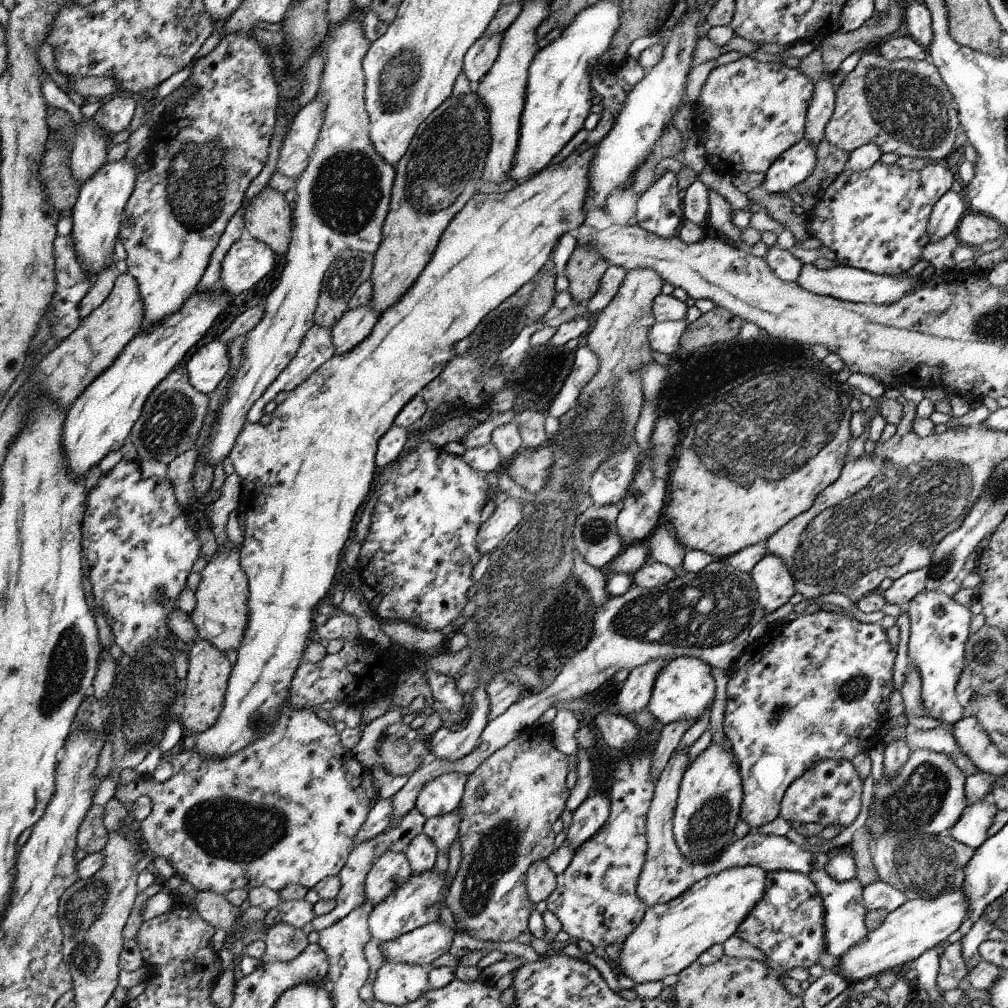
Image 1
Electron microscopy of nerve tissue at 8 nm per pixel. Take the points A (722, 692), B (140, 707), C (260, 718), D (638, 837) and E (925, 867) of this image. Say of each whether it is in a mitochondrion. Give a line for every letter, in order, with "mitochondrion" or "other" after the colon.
A: other
B: mitochondrion
C: mitochondrion
D: other
E: mitochondrion

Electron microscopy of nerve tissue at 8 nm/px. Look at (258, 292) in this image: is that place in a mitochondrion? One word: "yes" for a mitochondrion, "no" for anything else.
no

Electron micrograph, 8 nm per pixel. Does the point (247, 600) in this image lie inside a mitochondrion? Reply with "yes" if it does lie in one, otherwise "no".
no

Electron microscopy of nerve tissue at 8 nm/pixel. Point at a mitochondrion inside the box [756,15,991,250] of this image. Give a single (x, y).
(907, 107)

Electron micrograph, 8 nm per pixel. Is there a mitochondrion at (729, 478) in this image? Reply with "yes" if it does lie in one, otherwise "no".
yes

